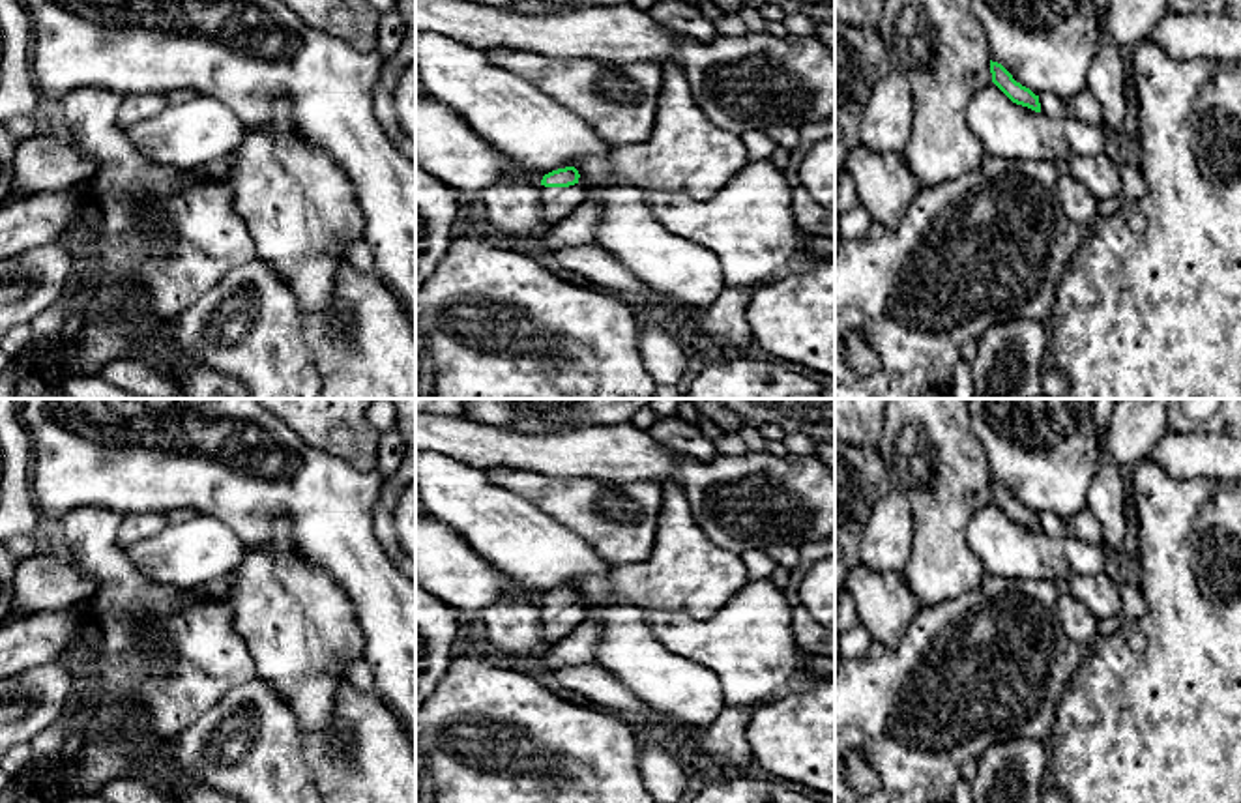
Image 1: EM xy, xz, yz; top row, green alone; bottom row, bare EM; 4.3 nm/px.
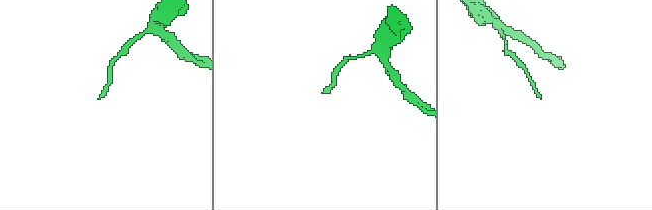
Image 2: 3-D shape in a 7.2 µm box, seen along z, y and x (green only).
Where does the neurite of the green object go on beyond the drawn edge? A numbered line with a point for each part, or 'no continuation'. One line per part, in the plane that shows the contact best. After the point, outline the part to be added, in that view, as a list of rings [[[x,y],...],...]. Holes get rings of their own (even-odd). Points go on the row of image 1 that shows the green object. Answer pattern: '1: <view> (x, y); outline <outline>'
1: xz (556, 203); outline [[[582,183],[569,187],[539,187],[543,219],[552,226],[565,219],[578,204],[588,200],[588,189]]]

